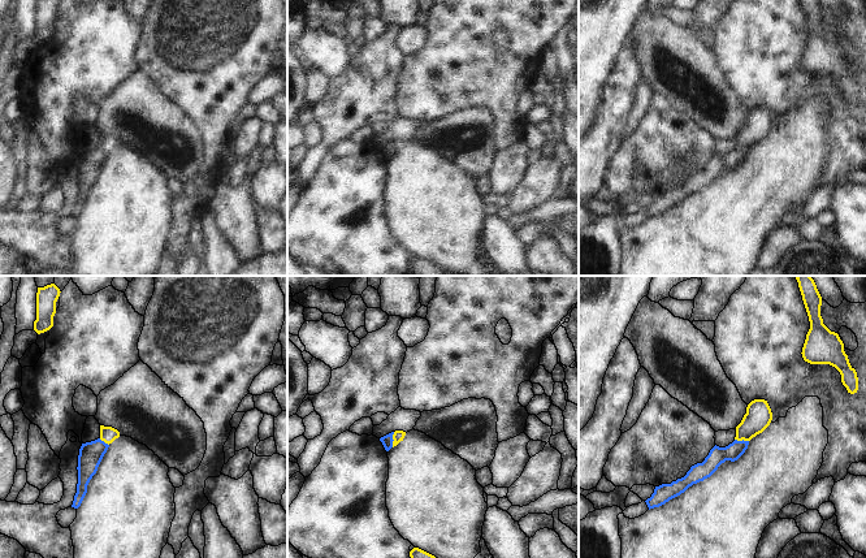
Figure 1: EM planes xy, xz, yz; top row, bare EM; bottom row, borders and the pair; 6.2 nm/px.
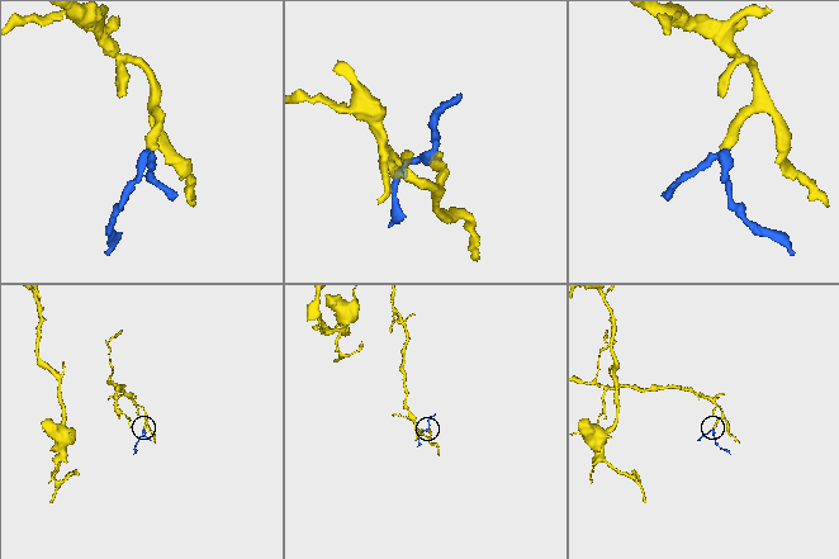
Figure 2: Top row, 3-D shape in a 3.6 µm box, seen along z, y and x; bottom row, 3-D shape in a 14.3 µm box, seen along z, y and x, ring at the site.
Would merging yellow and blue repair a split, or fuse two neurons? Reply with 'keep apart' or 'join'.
keep apart

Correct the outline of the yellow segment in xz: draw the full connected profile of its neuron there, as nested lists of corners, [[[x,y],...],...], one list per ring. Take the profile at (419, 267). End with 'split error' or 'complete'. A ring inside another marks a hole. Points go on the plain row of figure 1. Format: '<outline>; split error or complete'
[[[413,256],[410,265],[413,276],[445,276],[441,268],[419,256]]]; complete

